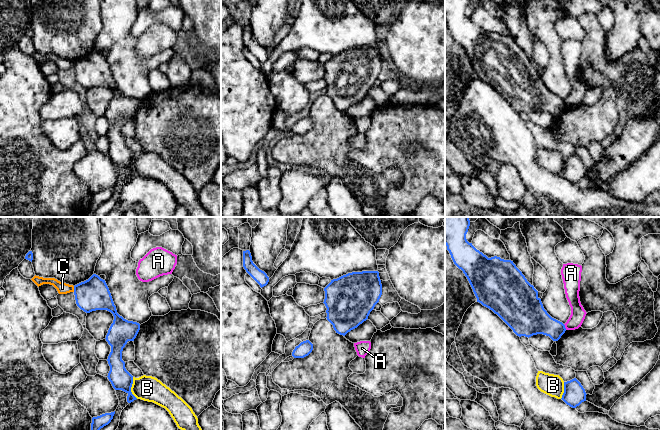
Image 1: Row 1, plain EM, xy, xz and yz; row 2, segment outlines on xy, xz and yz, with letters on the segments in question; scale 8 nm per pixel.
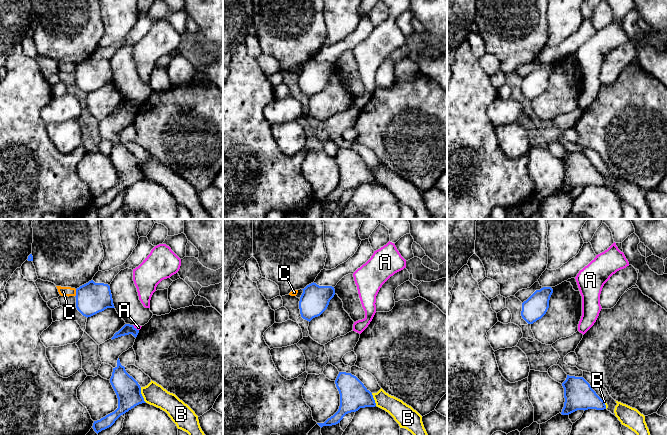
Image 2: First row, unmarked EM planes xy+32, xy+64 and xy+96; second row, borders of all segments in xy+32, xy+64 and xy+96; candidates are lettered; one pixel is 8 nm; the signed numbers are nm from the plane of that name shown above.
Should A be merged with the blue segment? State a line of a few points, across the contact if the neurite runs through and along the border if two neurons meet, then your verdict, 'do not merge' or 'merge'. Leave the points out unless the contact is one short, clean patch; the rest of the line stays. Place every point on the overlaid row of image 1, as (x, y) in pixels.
yz (563, 324), (566, 329) | do not merge

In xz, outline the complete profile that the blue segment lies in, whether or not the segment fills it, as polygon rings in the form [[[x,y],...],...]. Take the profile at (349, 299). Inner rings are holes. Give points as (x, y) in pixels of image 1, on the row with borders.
[[[378,271],[352,272],[331,280],[324,291],[326,318],[333,325],[336,333],[345,336],[368,319],[382,295],[382,284]]]

